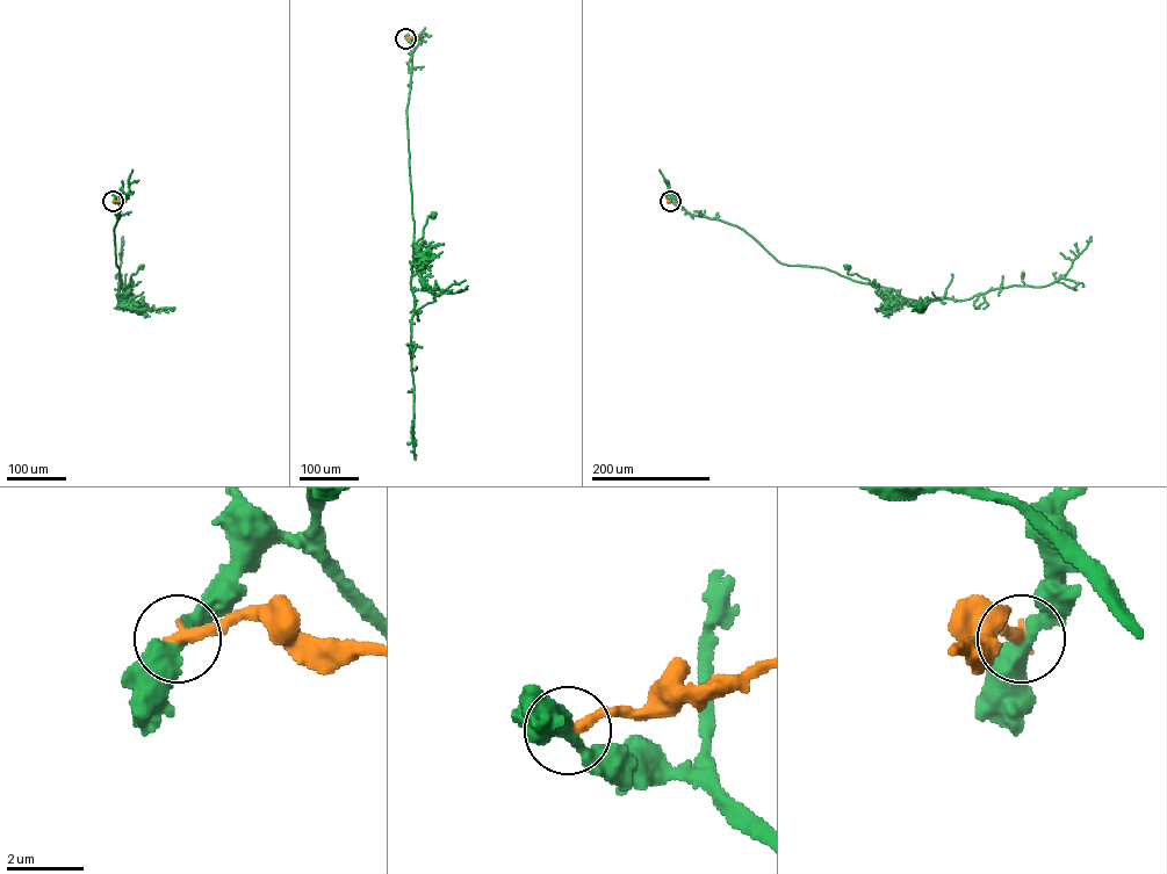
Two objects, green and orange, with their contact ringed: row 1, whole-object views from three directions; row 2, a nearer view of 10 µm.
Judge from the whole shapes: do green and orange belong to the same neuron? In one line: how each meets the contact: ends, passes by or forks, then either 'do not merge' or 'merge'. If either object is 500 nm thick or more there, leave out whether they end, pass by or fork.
green passes by | orange ends | do not merge

